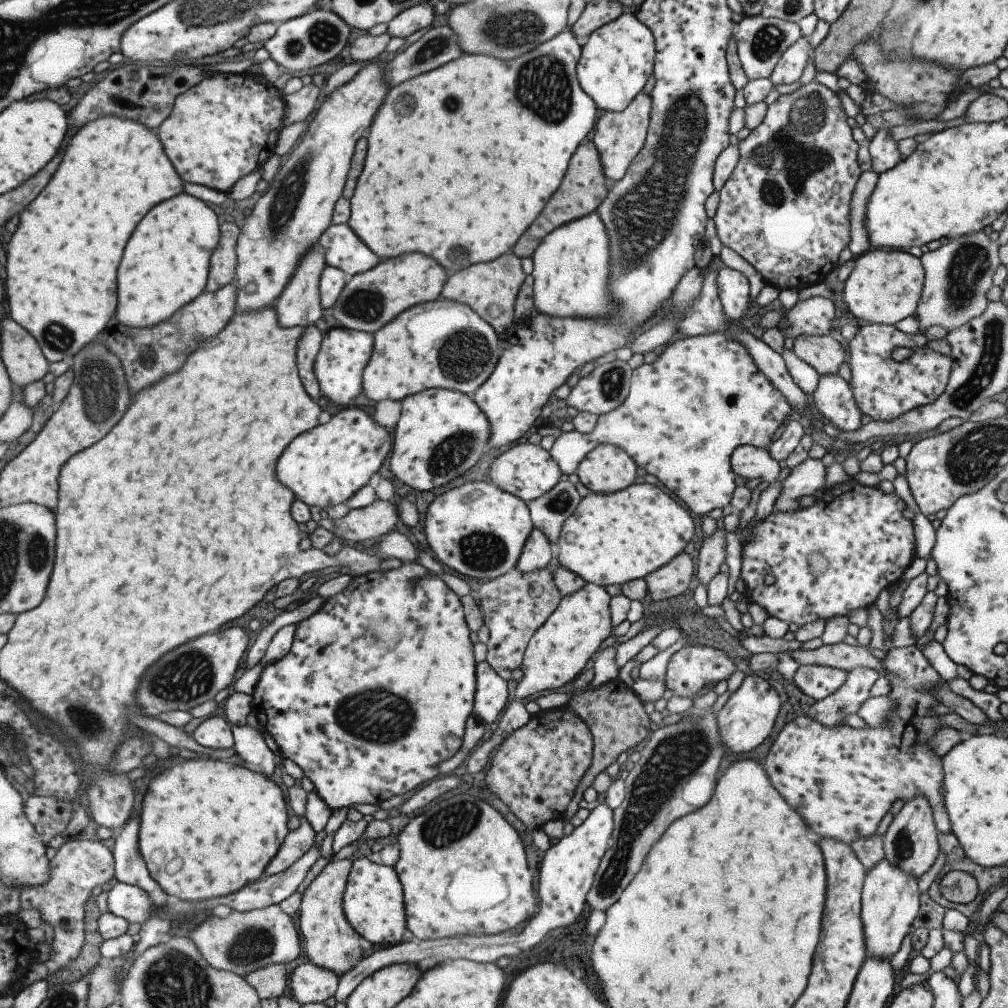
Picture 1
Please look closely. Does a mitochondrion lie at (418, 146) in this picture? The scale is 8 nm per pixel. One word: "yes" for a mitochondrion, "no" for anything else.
no

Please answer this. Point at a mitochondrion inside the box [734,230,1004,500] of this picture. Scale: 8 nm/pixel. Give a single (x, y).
(968, 267)

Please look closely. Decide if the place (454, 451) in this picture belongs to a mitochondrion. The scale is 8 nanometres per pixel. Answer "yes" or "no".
yes

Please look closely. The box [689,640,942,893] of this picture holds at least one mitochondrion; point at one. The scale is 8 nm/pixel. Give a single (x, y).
(903, 847)

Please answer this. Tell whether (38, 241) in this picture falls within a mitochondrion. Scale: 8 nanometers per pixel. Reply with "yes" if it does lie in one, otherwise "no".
no

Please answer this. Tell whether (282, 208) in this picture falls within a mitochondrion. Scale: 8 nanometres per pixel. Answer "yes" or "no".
yes

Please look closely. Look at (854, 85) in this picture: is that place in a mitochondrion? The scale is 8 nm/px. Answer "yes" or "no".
no

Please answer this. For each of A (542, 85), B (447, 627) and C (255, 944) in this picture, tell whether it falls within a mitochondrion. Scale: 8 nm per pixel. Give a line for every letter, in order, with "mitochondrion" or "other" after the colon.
A: mitochondrion
B: other
C: mitochondrion

